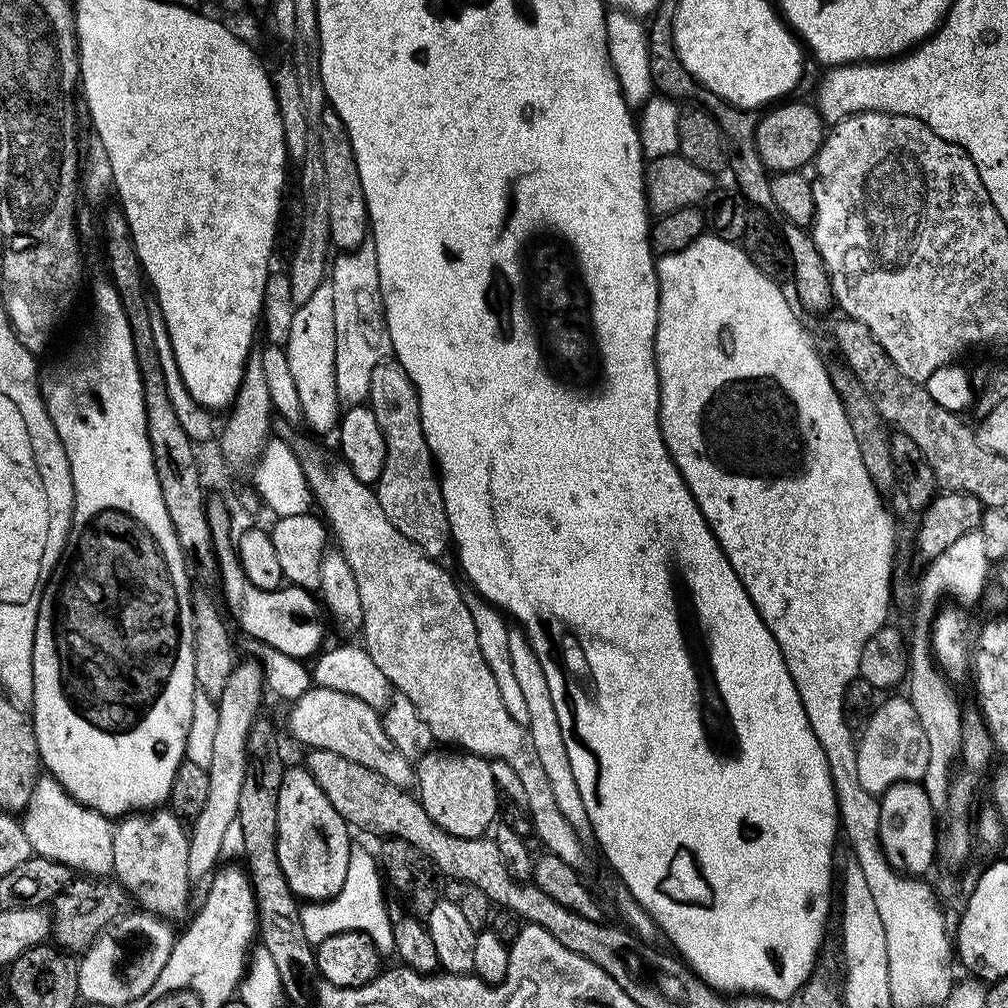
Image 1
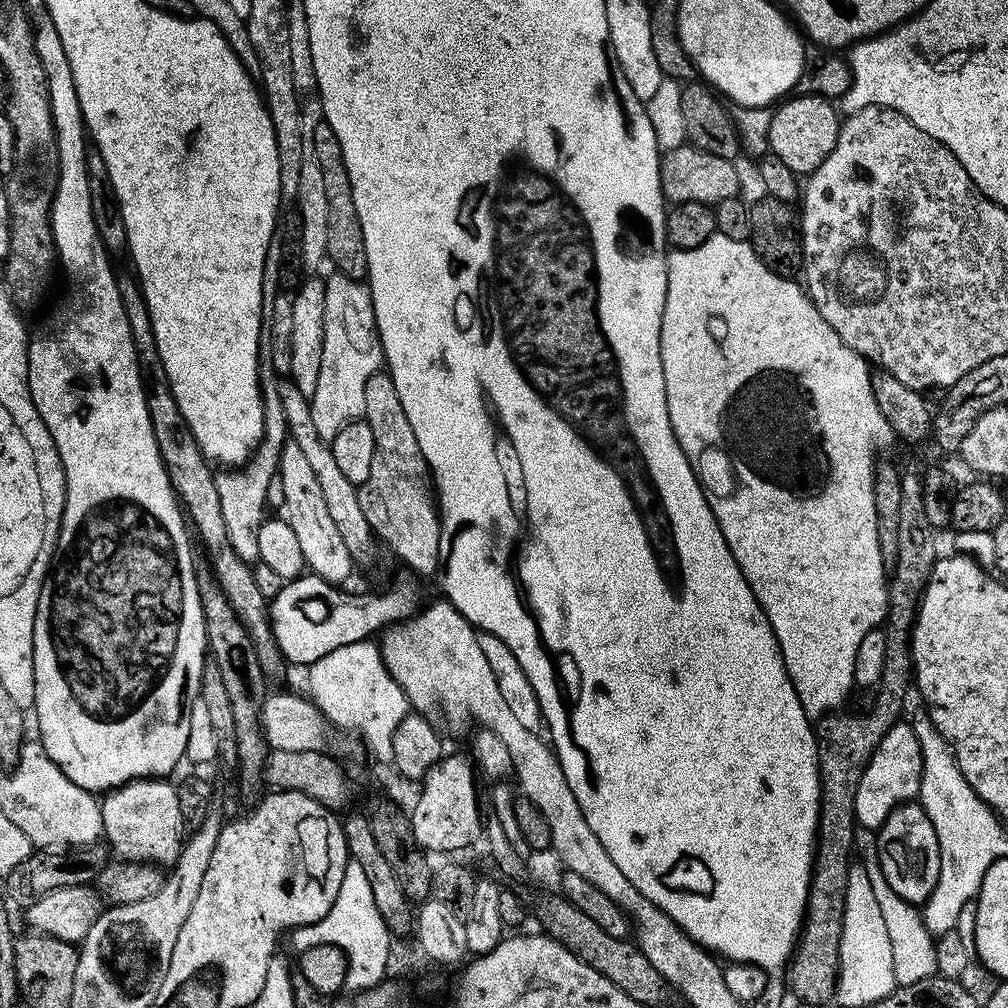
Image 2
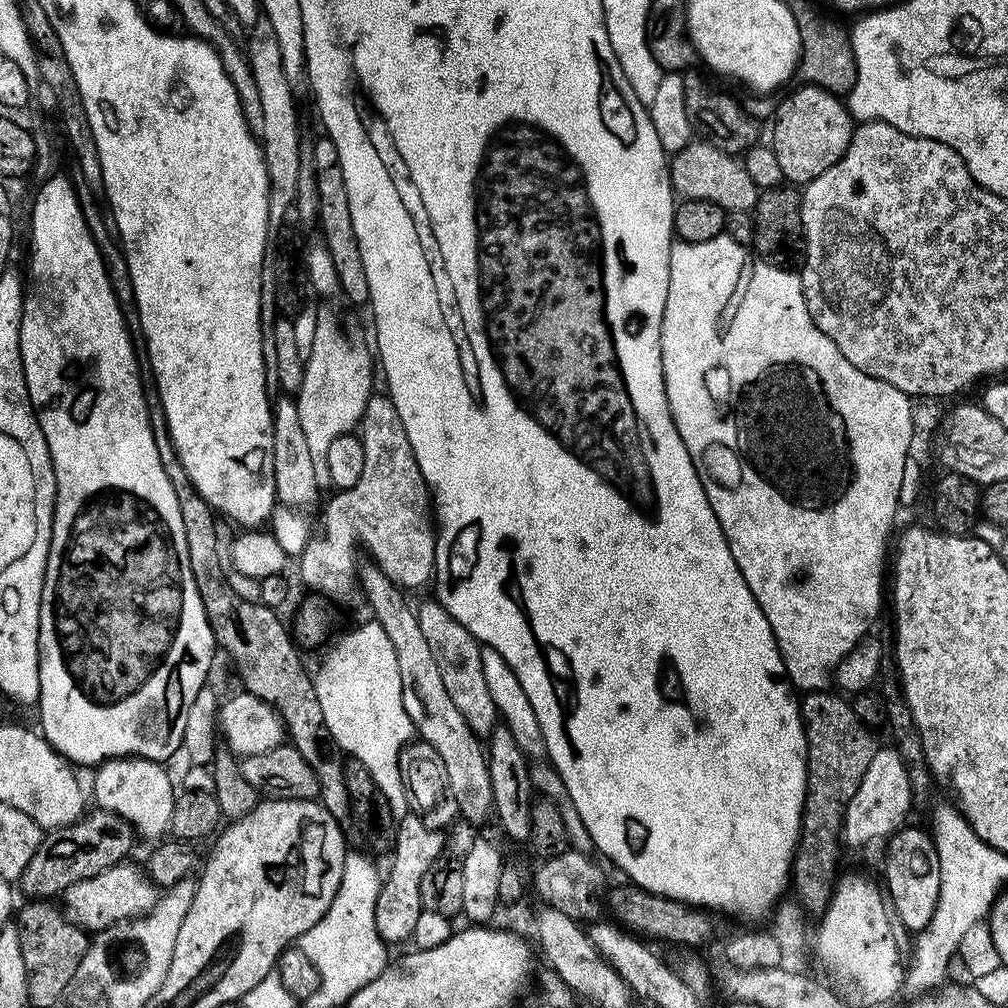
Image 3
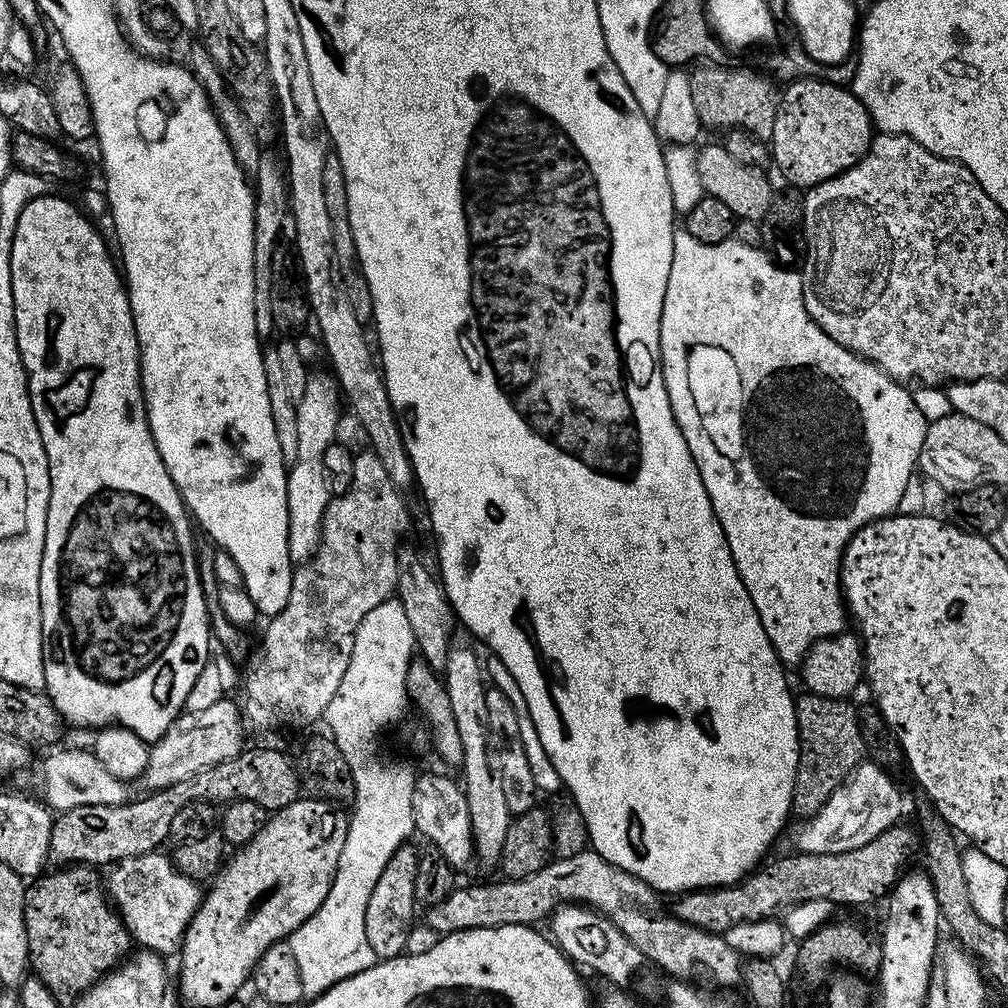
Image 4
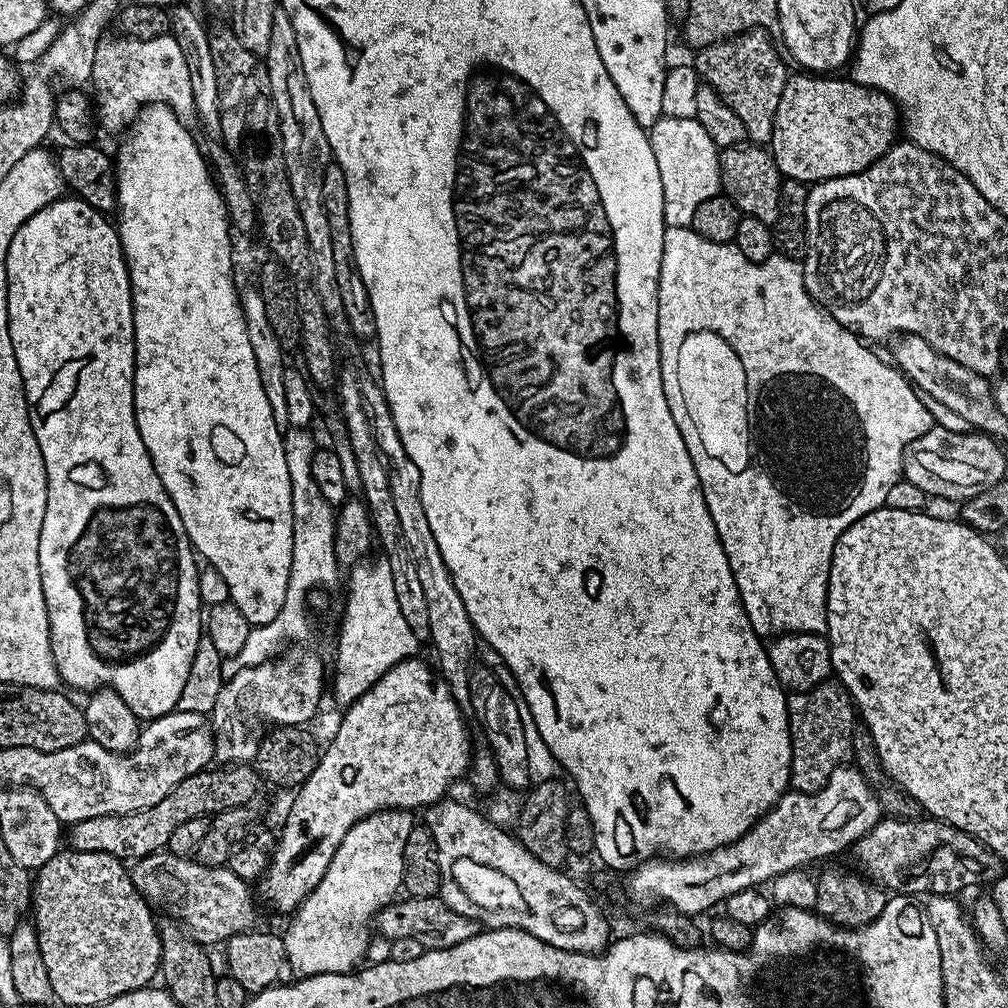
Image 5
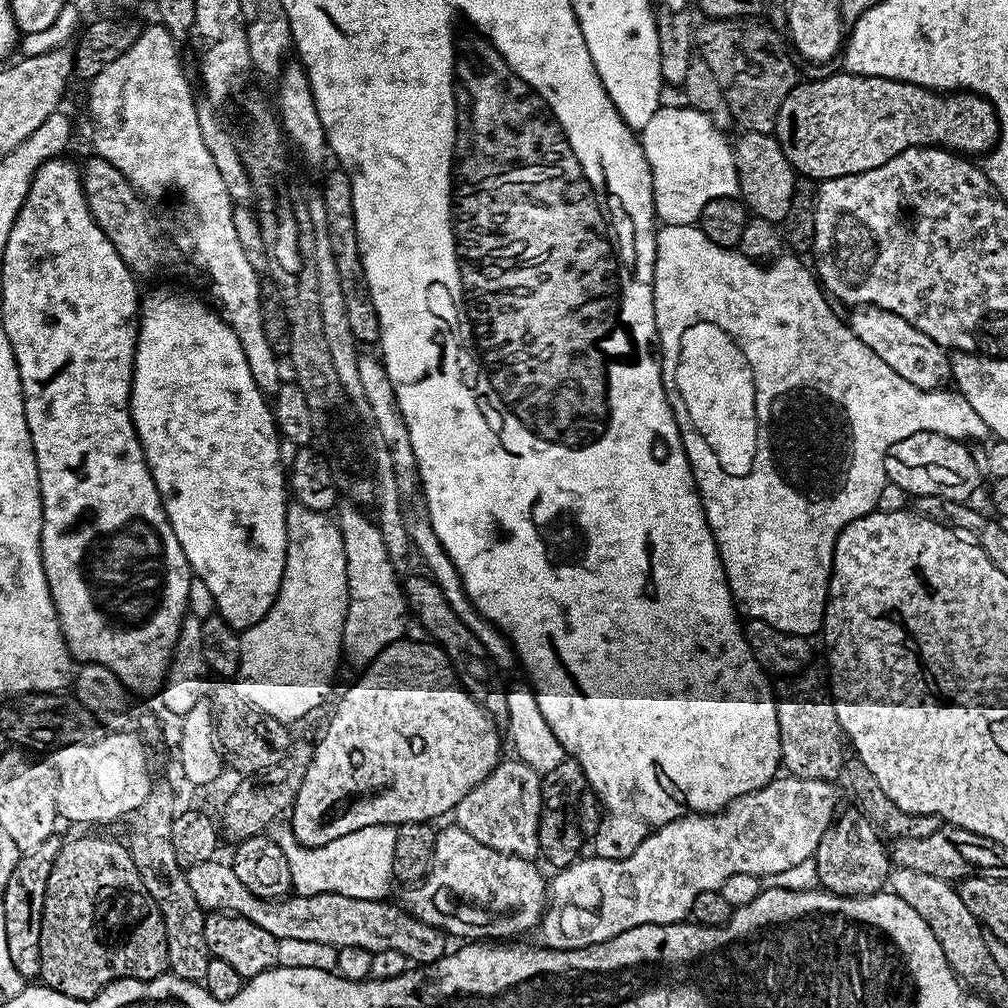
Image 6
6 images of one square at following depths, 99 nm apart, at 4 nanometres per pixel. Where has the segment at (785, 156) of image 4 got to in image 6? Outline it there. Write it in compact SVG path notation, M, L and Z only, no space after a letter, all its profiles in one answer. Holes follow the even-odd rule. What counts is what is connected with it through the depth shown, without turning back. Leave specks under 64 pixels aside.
M837 72L837 76L797 83L778 110L774 135L800 176L823 182L862 174L907 148L939 146L980 158L1000 140L994 106L977 92L941 94L905 80Z

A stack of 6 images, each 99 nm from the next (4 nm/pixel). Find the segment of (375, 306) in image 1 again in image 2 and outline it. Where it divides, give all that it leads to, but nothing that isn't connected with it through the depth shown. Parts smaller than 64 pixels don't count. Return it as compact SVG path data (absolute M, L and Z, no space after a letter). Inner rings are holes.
M338 271L325 279L325 310L322 315L322 354L318 369L318 380L310 397L315 429L325 442L331 442L350 422L361 419L366 410L366 382L375 372L385 367L384 351L380 341L380 331L374 318L372 292L364 280L355 280Z

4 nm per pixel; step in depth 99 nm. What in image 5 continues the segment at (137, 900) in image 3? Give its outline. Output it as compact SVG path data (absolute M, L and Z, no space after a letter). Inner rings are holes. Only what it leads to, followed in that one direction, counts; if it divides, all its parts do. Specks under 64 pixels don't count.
M161 850L135 861L130 875L134 886L150 905L158 905L161 896L192 939L205 946L227 942L232 936L247 932L255 925L252 923L256 920L257 897L253 889L252 892L248 889L251 888L249 881L238 878L238 874L226 866L206 866L194 858L175 856L173 852Z

